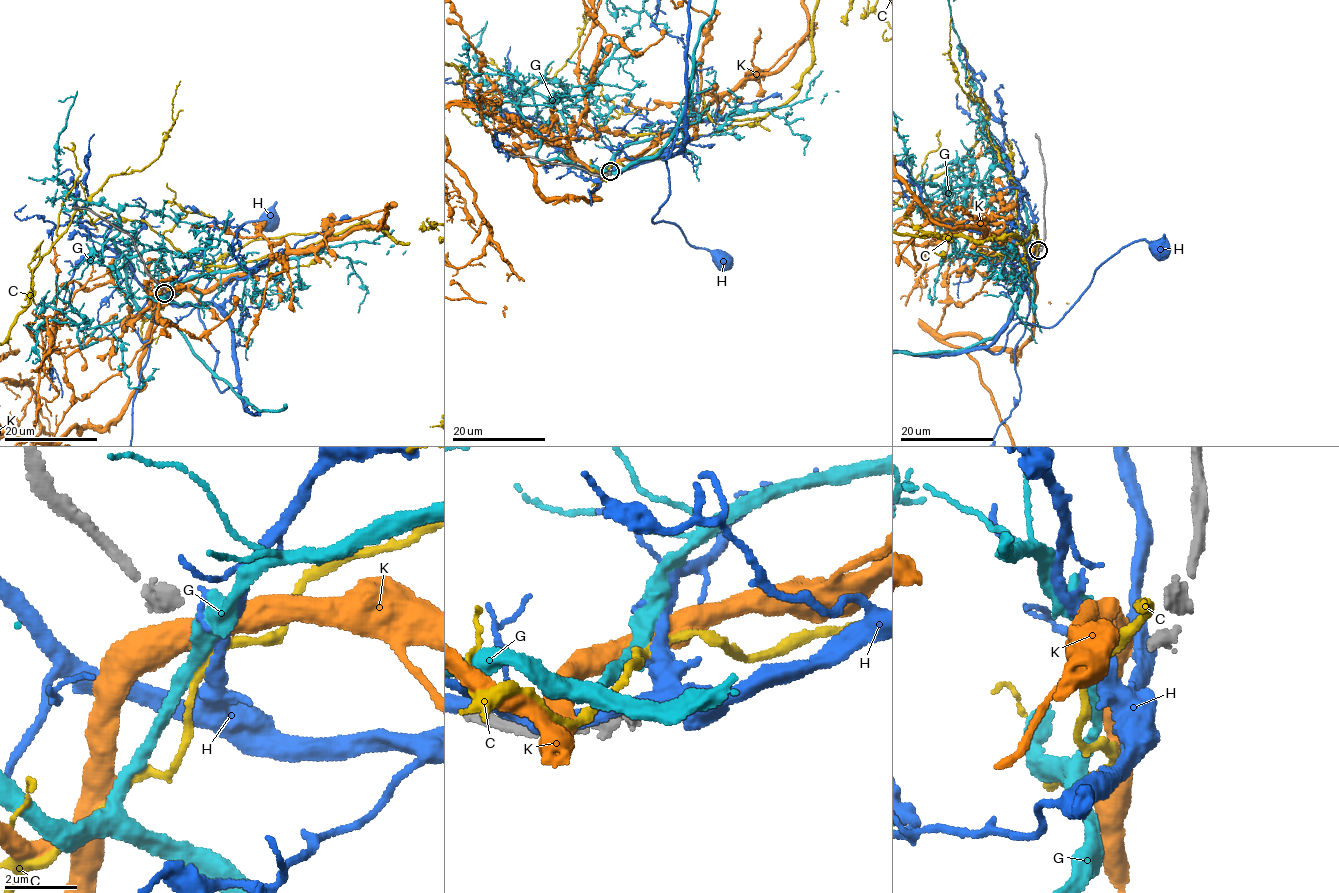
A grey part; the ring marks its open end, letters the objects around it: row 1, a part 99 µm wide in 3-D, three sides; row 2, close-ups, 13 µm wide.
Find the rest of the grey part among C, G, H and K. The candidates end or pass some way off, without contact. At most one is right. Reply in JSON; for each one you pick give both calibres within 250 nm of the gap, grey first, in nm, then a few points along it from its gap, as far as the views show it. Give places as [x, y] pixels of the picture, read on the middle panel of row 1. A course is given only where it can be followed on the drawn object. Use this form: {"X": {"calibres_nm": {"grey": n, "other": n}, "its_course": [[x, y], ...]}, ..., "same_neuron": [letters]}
{"G": {"calibres_nm": {"grey": 360, "other": 320}}, "same_neuron": ["G"]}

